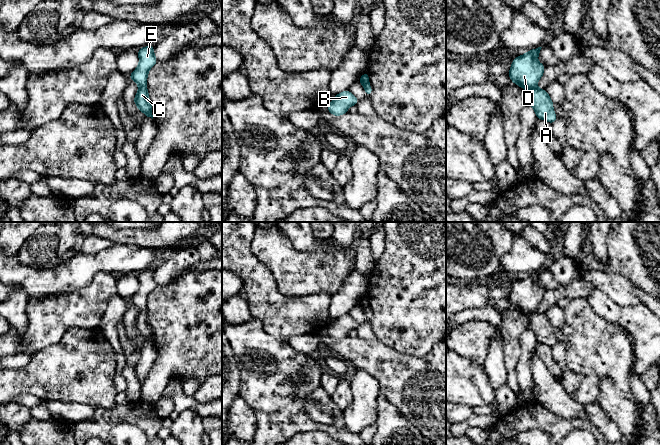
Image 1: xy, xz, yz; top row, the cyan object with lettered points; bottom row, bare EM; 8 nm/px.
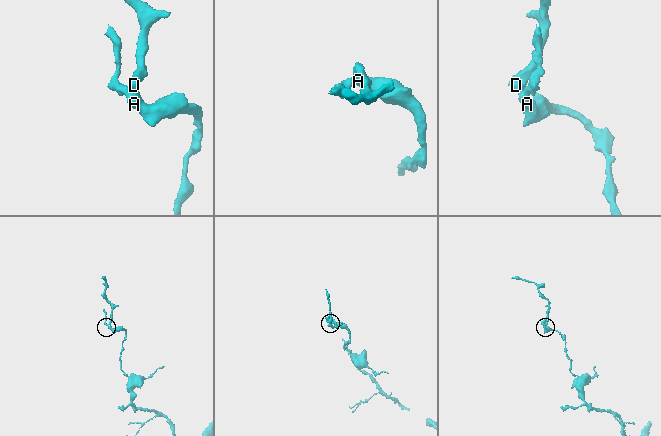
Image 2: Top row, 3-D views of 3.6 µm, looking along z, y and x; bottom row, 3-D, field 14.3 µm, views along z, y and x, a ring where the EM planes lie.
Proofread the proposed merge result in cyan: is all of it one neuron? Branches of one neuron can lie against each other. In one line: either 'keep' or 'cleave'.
cleave

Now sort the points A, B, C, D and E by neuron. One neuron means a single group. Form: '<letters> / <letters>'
A B C / D E

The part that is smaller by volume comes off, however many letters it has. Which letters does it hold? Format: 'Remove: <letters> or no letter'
Remove: D, E

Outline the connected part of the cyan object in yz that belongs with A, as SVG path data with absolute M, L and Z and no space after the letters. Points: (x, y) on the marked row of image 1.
M533 87L528 90L529 104L533 107L538 119L554 123L557 119L553 109L553 102L546 90Z

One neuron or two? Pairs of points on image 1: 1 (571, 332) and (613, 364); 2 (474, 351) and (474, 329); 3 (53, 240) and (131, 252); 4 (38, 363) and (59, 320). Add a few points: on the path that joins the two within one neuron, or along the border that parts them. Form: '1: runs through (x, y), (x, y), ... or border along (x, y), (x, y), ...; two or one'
1: runs through (581, 332), (603, 354); one
2: runs through (474, 346), (474, 334); one
3: border along (81, 251), (61, 264); two
4: border along (64, 332), (58, 341), (36, 351), (31, 356); two

